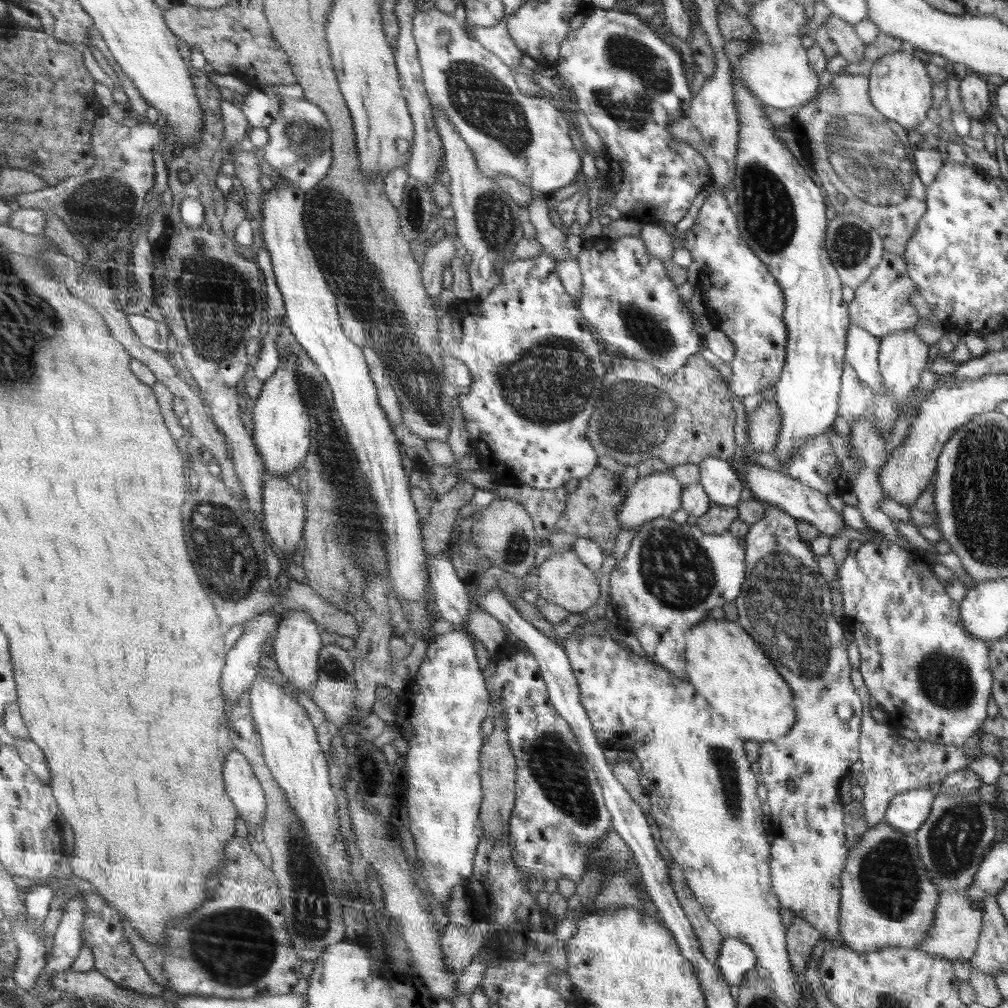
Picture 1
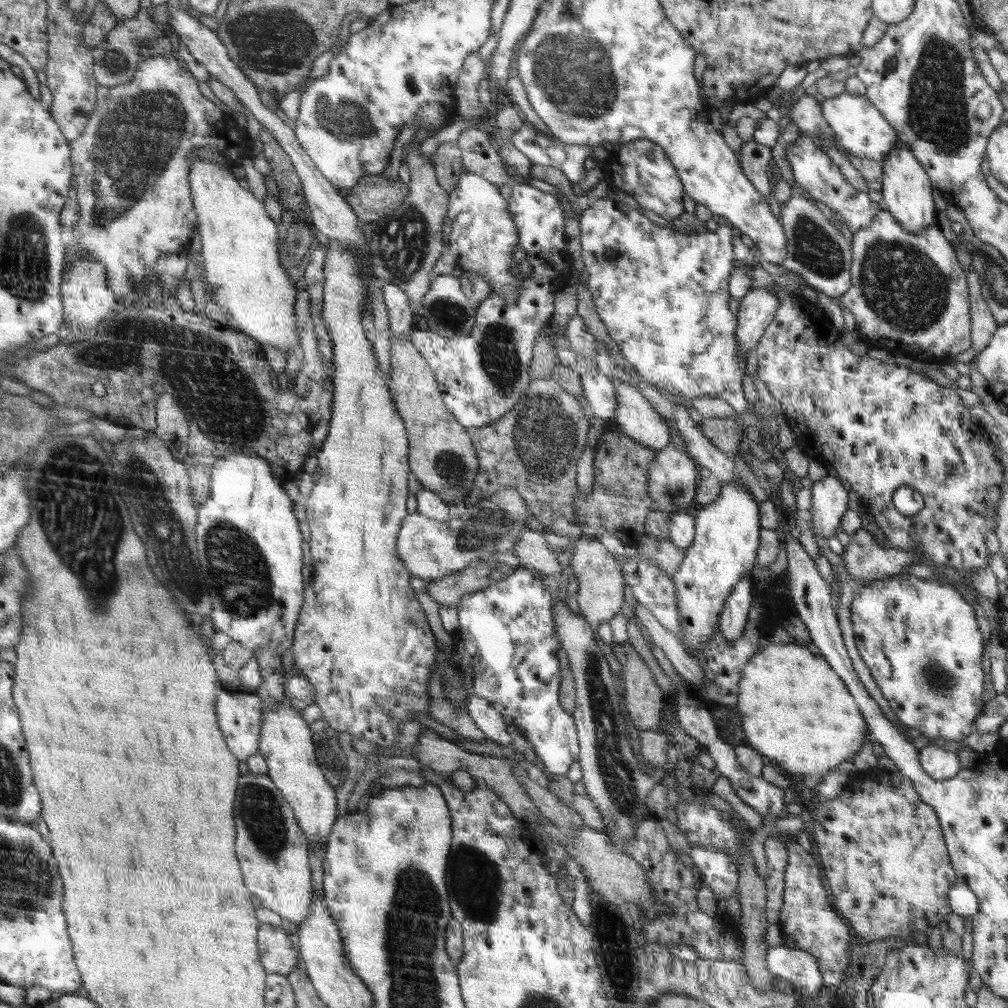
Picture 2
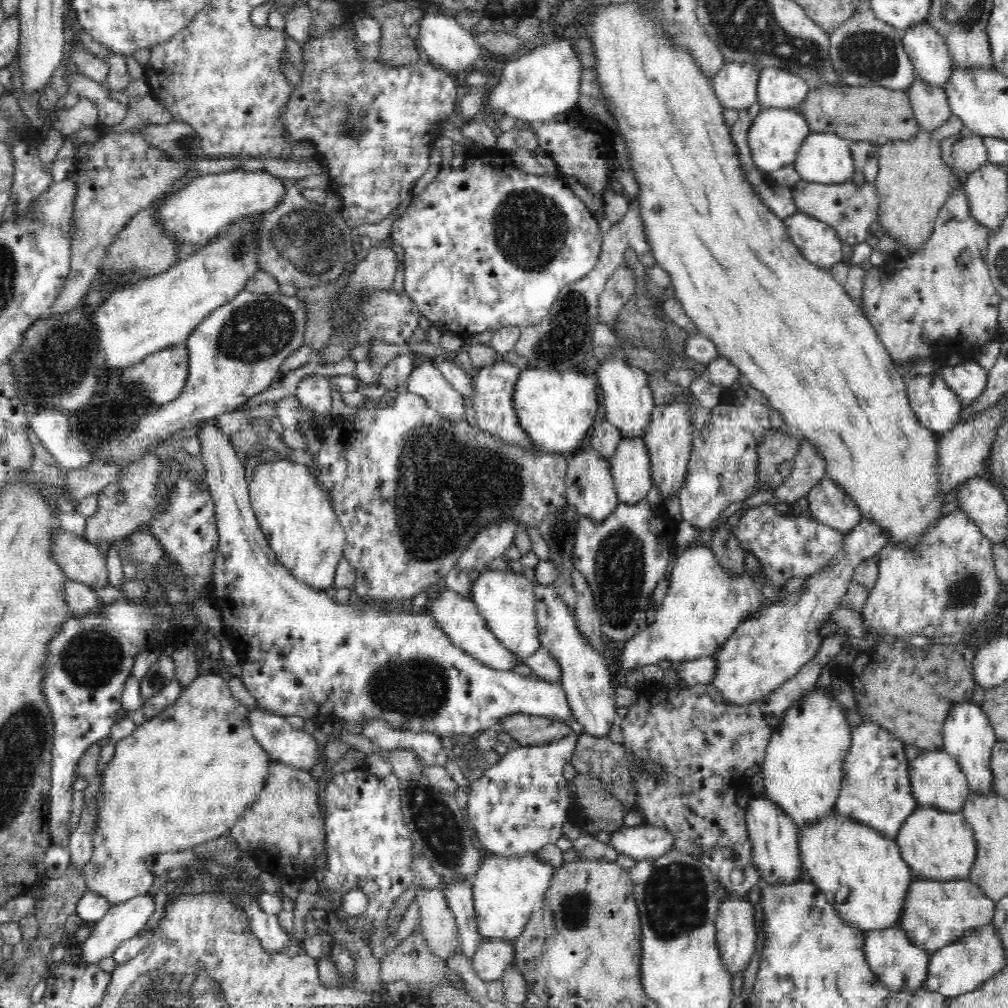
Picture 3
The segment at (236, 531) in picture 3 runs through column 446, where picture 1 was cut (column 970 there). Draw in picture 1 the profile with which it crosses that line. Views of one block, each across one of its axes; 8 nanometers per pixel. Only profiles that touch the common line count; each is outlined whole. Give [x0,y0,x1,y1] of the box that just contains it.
[838,540,994,746]

